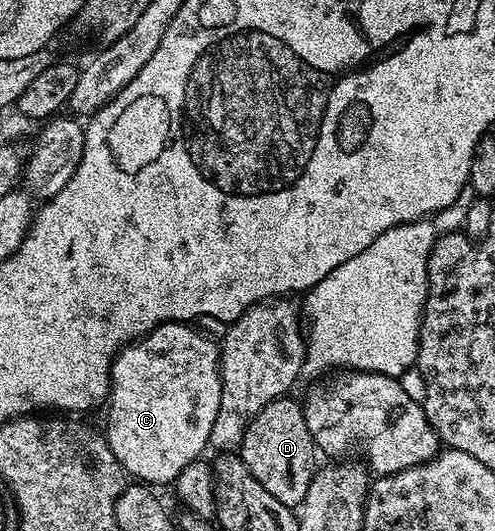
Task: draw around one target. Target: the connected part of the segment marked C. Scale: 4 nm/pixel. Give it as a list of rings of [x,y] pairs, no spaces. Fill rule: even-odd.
[[[164,321],[152,332],[130,342],[110,369],[110,414],[106,417],[104,436],[112,455],[135,482],[151,487],[169,486],[188,467],[207,452],[212,423],[220,411],[222,372],[218,369],[220,349],[190,323]]]

